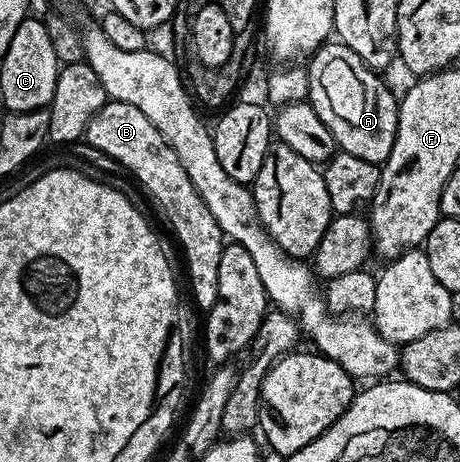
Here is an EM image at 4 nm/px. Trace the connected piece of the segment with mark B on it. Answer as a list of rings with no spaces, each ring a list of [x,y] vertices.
[[[109,100],[101,107],[99,114],[91,118],[84,139],[89,140],[90,149],[107,154],[126,173],[129,171],[165,207],[169,224],[185,251],[185,264],[189,267],[189,284],[193,287],[194,302],[201,310],[215,306],[219,290],[219,254],[223,254],[226,241],[221,235],[219,222],[215,222],[211,210],[207,210],[175,150],[151,122],[151,118],[147,118],[143,110],[127,106],[127,102]]]

